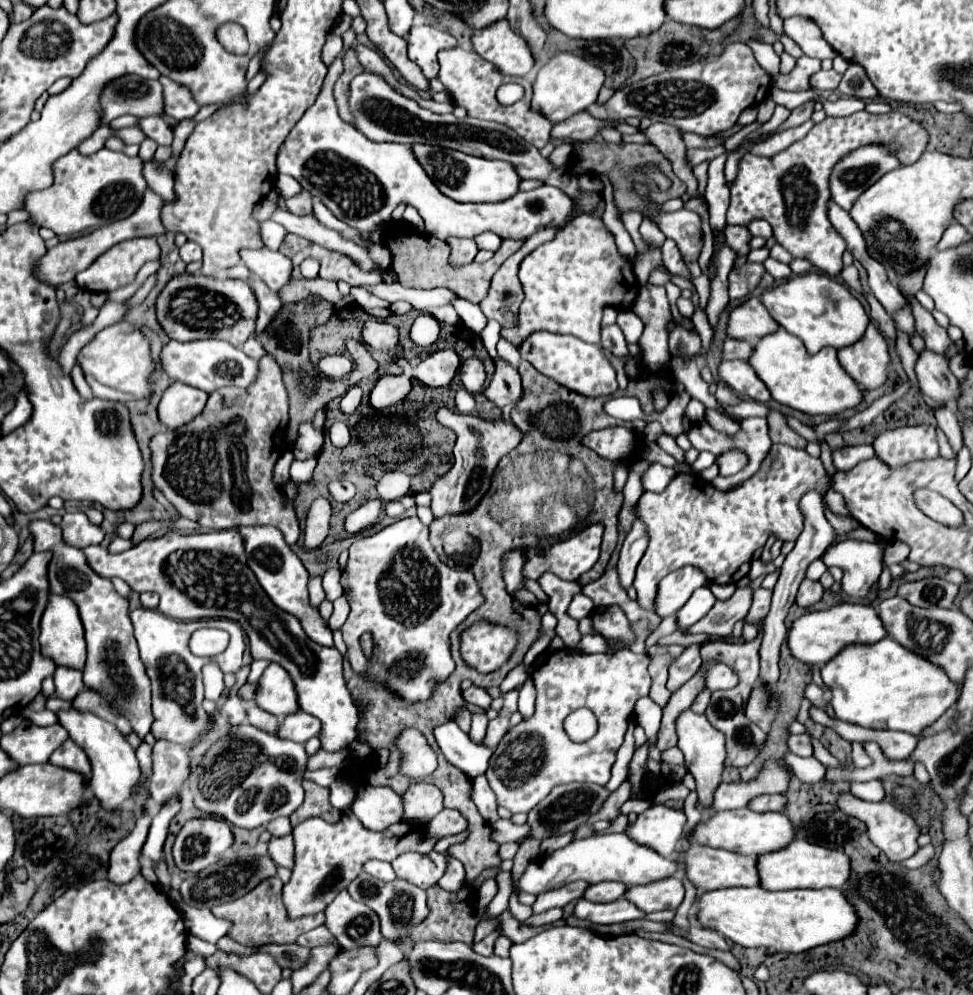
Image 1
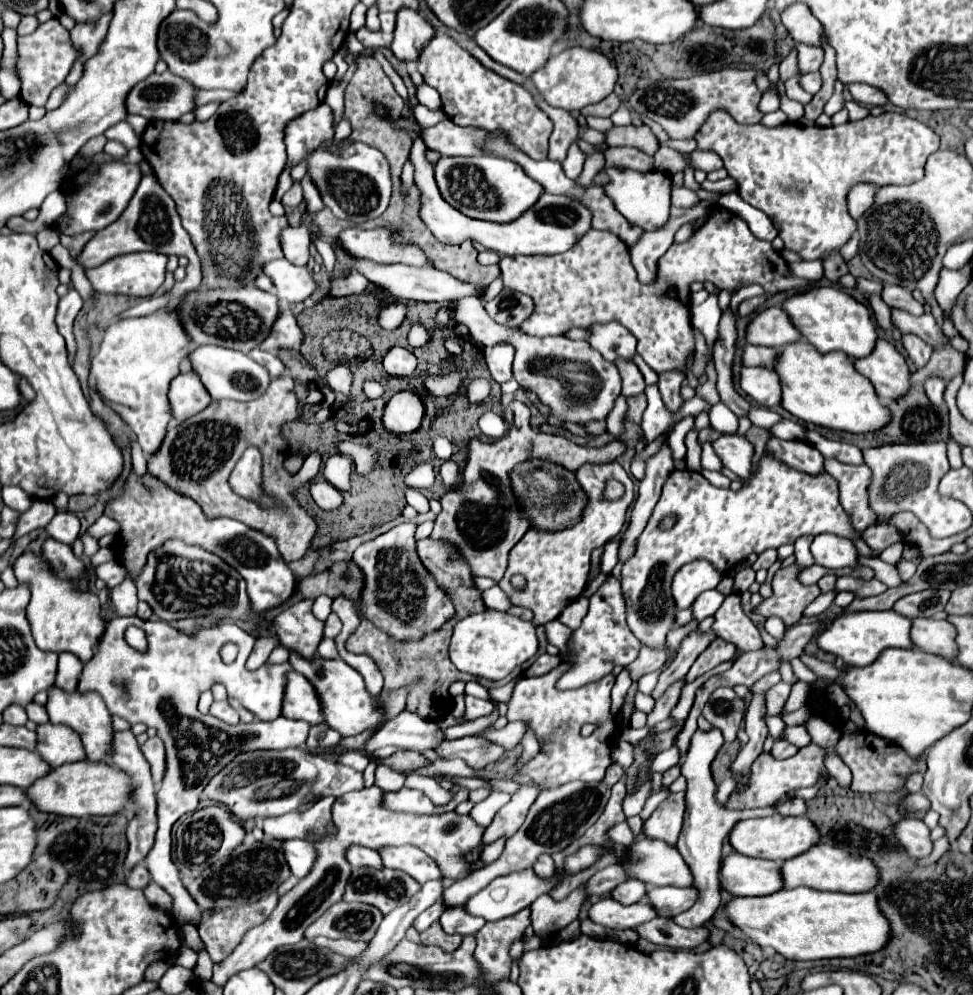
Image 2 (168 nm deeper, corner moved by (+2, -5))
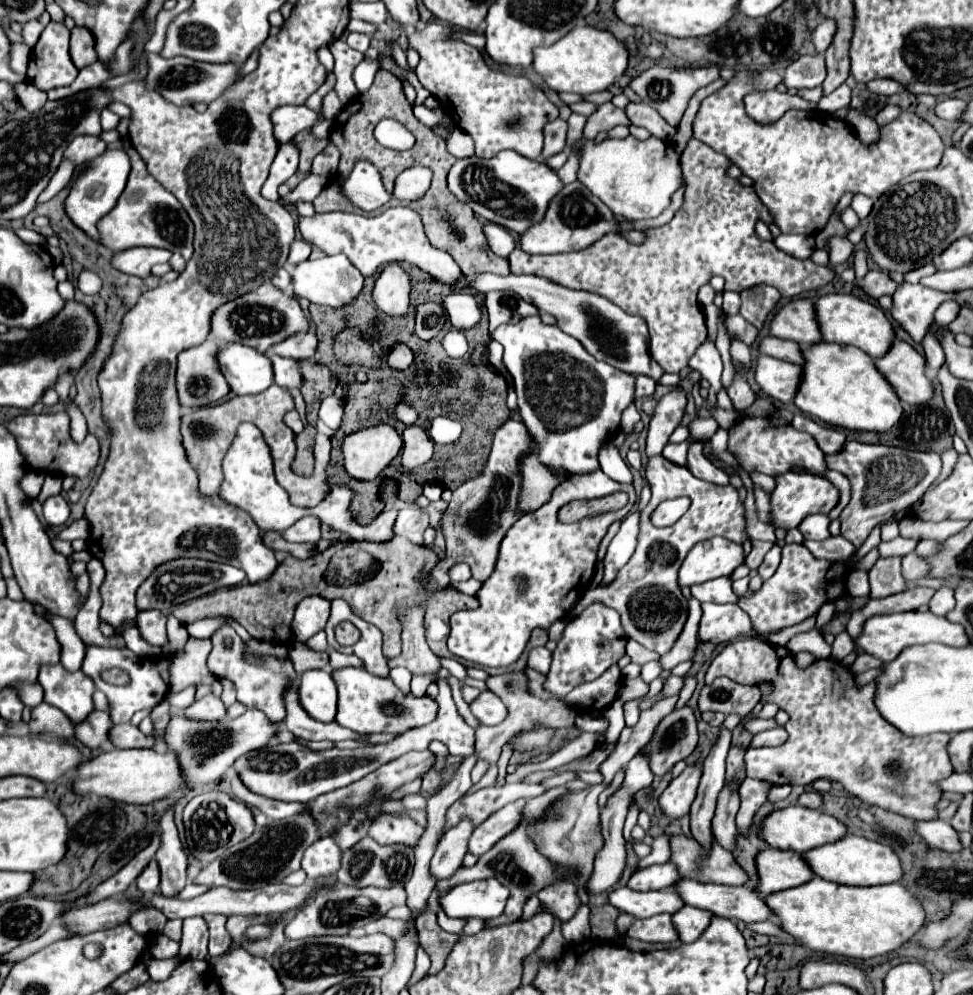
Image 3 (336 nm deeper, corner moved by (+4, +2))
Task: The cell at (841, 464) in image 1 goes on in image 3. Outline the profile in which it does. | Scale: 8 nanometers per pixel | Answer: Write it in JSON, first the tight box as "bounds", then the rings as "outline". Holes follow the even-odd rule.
{"bounds":[791,413,847,455],"outline":[[[797,413],[791,425],[793,425],[797,431],[809,433],[809,435],[817,441],[817,445],[823,449],[825,455],[835,455],[835,453],[839,453],[839,451],[845,447],[847,437],[845,437],[843,431],[839,431],[839,429],[835,429],[835,427],[821,425],[821,423],[817,423],[815,419],[811,419],[811,417],[807,417],[807,415]]]}

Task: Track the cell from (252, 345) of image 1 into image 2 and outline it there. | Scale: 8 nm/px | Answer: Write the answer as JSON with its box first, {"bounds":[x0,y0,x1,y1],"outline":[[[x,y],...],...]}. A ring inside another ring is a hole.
{"bounds":[249,350,285,378],"outline":[[[251,350],[249,352],[249,356],[255,360],[255,362],[259,362],[259,364],[263,364],[267,370],[269,370],[269,374],[271,374],[271,378],[279,378],[279,376],[283,376],[285,374],[285,364],[279,360],[279,356],[277,354],[271,354],[271,352],[263,352],[263,350]]]}

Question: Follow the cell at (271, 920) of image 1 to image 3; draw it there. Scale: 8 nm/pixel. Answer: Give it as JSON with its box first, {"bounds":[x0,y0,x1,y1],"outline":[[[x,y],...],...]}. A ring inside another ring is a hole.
{"bounds":[203,915,231,955],"outline":[[[205,915],[203,917],[207,927],[209,927],[209,955],[223,955],[229,945],[231,945],[231,935],[227,935],[227,929],[225,929],[225,923],[227,923],[227,917],[225,915]]]}

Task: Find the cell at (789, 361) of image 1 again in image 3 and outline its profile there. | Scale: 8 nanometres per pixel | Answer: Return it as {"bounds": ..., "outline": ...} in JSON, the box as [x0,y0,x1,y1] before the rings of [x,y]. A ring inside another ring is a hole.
{"bounds":[793,341,903,431],"outline":[[[819,341],[809,347],[801,347],[805,363],[803,379],[793,403],[807,415],[843,429],[853,431],[887,431],[891,429],[903,409],[891,385],[875,369],[873,359],[853,345],[837,345]]]}

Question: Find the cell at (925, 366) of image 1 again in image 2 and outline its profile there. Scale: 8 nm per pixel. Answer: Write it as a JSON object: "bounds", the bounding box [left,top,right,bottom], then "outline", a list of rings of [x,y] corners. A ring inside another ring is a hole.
{"bounds":[903,334,933,368],"outline":[[[903,334],[903,346],[905,346],[909,358],[913,360],[913,364],[915,364],[917,368],[923,368],[923,366],[929,362],[931,354],[933,354],[933,348],[929,348],[927,342],[923,342],[923,340],[921,340],[919,336],[915,336],[915,334]]]}

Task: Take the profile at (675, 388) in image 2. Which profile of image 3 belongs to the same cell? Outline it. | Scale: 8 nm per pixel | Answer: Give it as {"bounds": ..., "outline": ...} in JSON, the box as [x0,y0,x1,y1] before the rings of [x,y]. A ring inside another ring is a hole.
{"bounds":[645,385,687,457],"outline":[[[681,385],[659,399],[655,415],[651,417],[647,429],[647,447],[645,447],[647,457],[655,457],[663,453],[671,433],[683,419],[685,405],[687,405],[687,391]]]}

